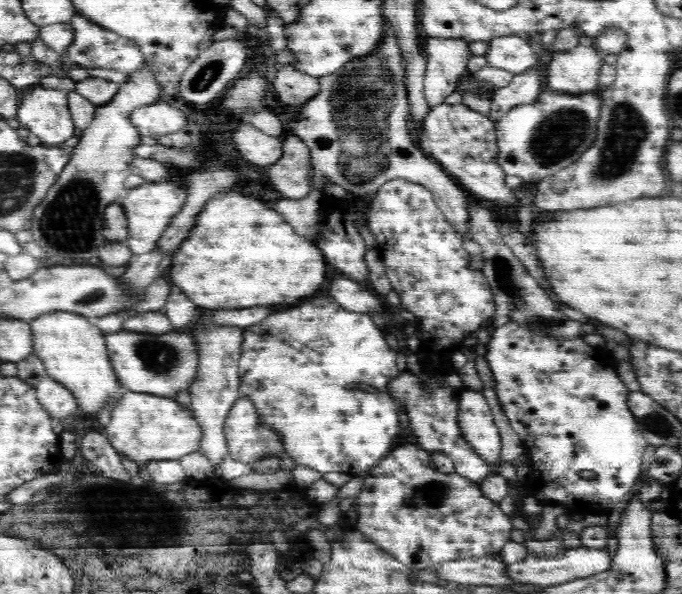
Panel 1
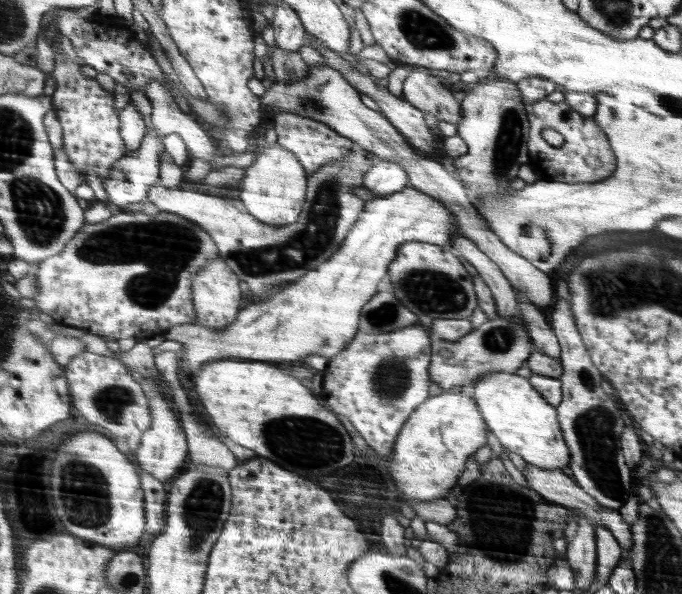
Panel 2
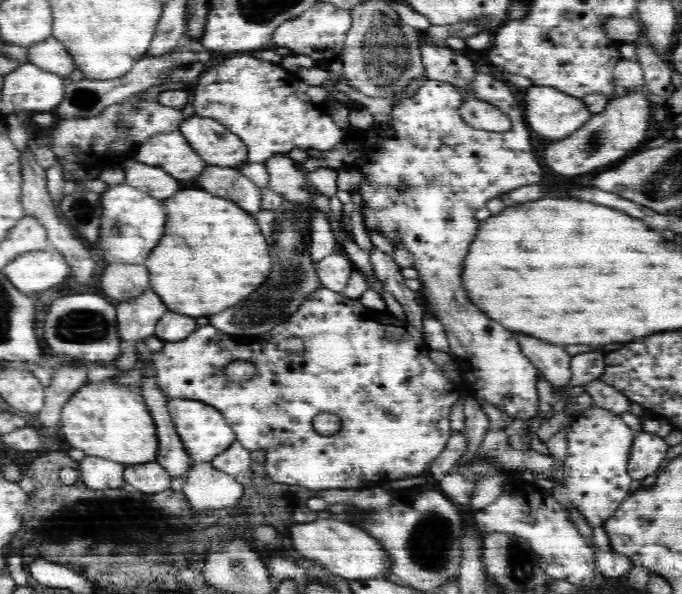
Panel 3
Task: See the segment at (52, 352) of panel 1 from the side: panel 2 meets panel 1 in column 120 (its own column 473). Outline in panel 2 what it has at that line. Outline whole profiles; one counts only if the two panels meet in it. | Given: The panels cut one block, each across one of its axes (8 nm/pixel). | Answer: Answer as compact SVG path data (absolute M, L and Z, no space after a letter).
M493 372L475 384L471 394L477 400L491 434L495 434L507 452L515 452L527 464L545 470L561 470L569 466L569 448L565 446L565 438L557 422L557 410L543 400L543 396L529 384L527 378L515 376L515 372Z

